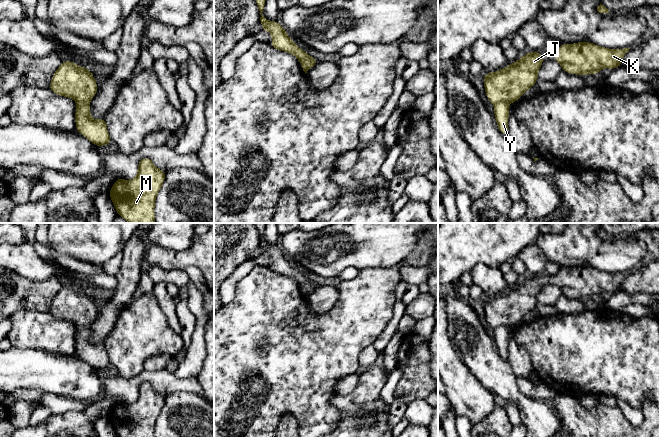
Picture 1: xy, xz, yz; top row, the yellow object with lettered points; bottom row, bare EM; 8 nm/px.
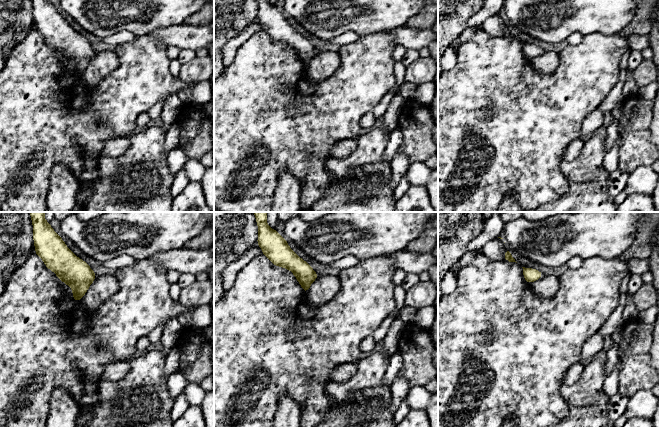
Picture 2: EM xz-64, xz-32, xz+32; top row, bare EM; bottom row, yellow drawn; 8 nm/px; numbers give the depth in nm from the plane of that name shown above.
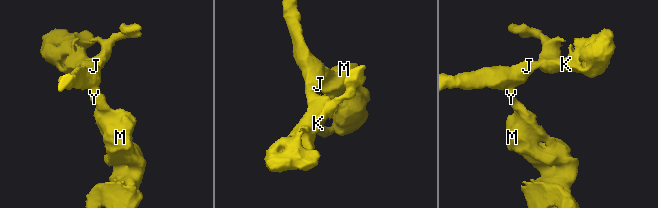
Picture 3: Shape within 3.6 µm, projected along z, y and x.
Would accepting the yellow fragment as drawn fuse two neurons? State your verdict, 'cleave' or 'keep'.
cleave

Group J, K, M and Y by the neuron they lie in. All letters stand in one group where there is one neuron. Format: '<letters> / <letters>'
J K / M Y

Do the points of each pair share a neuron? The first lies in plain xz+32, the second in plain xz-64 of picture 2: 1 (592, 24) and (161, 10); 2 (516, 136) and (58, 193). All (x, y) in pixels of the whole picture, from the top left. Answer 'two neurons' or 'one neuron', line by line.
1: one neuron
2: two neurons

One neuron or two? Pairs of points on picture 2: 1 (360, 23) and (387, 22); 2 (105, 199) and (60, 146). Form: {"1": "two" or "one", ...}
{"1": "one", "2": "two"}

